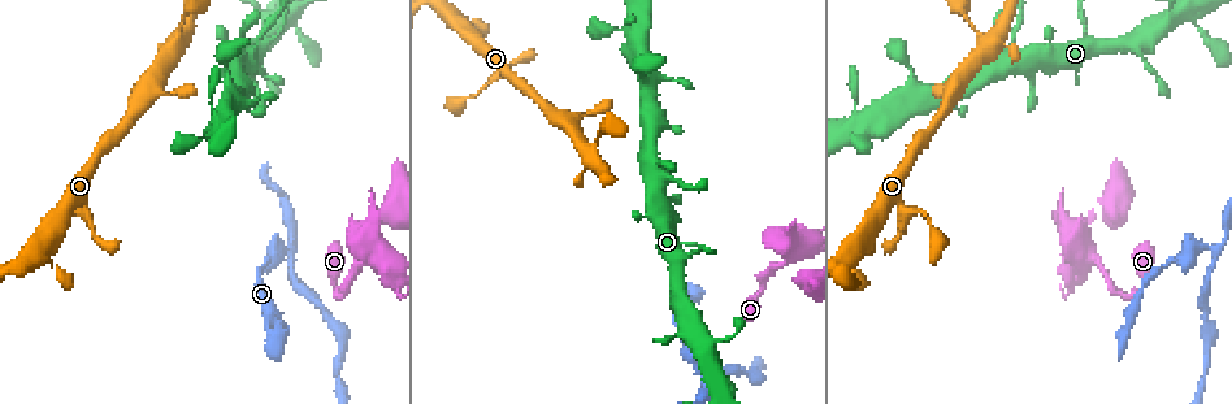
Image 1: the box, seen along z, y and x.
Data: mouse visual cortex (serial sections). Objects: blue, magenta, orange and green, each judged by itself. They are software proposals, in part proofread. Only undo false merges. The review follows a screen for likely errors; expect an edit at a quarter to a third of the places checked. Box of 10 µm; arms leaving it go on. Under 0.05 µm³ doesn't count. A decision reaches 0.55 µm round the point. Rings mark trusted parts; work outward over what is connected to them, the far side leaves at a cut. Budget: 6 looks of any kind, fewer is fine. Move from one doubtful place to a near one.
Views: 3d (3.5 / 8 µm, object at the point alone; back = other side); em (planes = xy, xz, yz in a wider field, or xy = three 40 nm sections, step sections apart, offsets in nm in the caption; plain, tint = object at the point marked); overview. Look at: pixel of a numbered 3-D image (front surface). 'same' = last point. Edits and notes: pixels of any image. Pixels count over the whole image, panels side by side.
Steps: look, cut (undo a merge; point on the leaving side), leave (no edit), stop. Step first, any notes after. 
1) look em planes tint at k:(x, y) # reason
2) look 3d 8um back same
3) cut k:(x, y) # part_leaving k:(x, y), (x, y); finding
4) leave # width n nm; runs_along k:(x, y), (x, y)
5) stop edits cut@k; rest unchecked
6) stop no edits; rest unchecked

look 3d 3.5um back at 1:(293, 248) # abrupt turn

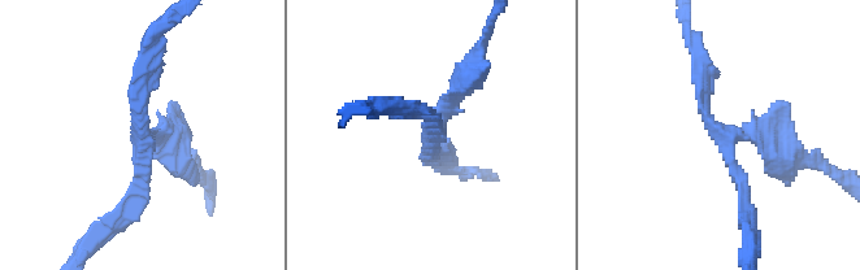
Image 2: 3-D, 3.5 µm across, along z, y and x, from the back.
look em xy step 1 tint at 2:(433, 124) # arms 3; arm_widths 150, 150, 250 nm

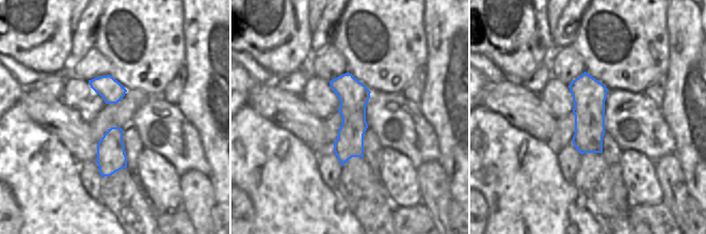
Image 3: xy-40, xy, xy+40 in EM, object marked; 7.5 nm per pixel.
look em xy step 5 tint same

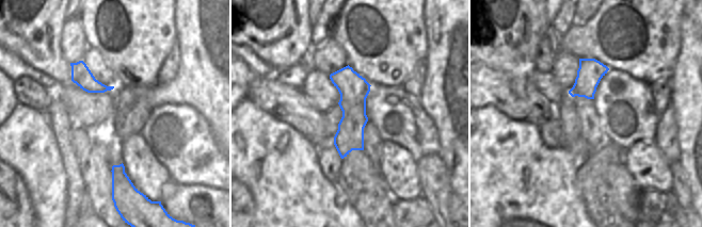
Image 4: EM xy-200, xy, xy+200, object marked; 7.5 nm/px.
leave # runs_along 2:(183, 157), (147, 133), (124, 213); one cell here

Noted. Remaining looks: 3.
look 3d 8um at 1:(663, 178) # abrupt turn

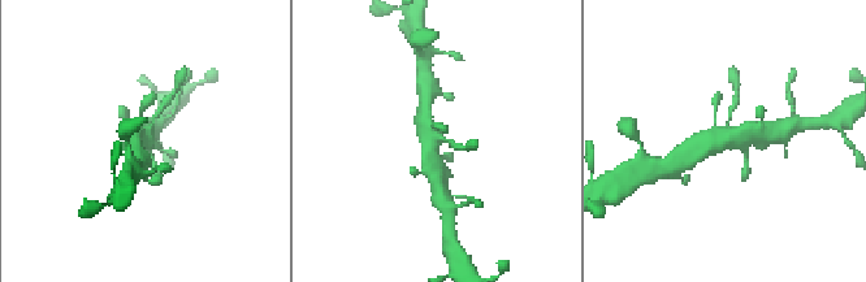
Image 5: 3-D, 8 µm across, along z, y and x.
look em xy step 1 tint same

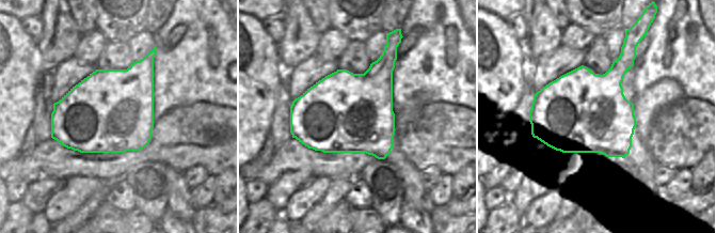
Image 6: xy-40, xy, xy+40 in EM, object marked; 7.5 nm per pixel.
leave # runs_along 5:(761, 134), (736, 134), (695, 153); one cell here

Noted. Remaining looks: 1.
stop no edits; rest unchecked

